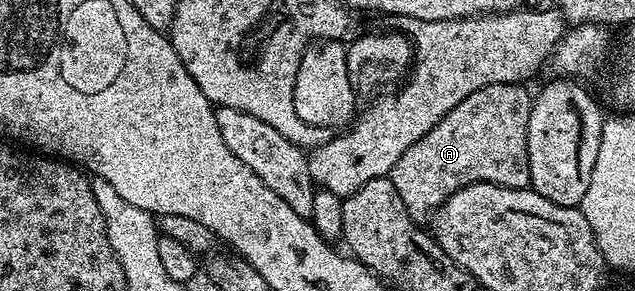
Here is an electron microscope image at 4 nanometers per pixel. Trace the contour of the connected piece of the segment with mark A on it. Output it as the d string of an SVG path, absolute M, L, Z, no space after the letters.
M490 84L470 92L462 104L450 108L422 140L410 144L391 172L400 202L415 222L427 223L450 196L475 182L489 182L515 190L530 183L528 125L533 95L527 85Z

